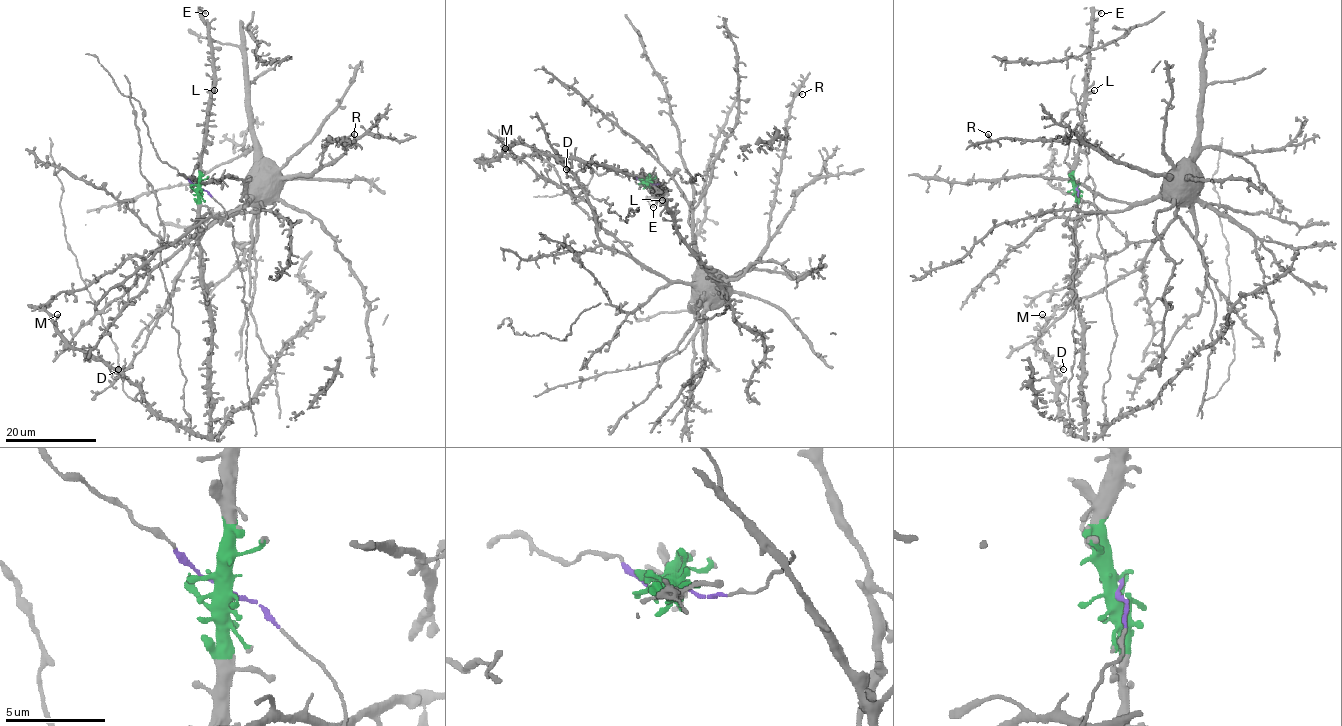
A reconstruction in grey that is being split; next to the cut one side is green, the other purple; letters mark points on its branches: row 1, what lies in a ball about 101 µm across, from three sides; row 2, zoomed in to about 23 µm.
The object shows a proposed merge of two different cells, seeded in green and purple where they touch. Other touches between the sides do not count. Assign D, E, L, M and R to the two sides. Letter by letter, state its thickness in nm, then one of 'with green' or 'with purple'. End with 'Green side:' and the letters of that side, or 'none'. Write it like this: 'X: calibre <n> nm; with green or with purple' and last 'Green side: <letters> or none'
D: calibre 300 nm; with green
E: calibre 280 nm; with green
L: calibre 320 nm; with green
M: calibre 480 nm; with green
R: calibre 340 nm; with purple
Green side: D, E, L, M

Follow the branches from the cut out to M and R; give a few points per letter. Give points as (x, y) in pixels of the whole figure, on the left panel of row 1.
M: (199, 187), (197, 246), (212, 327), (208, 434), (163, 420), (119, 371), (75, 349), (56, 325), (58, 314)
R: (199, 187), (222, 206), (225, 219), (244, 211), (280, 179), (309, 176), (331, 140), (354, 134)

